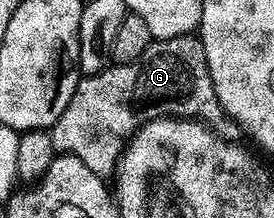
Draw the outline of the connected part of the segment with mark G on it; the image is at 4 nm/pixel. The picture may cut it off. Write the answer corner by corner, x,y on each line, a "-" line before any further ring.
193,34
154,40
135,62
113,64
93,76
81,76
75,86
75,94
71,94
71,102
67,102
67,110
63,110
63,114
59,114
59,118
53,123
53,146
58,153
79,158
79,162
83,162
83,166
87,166
87,170
91,170
96,176
109,178
114,175
127,141
144,124
170,118
196,120
223,140
237,142
243,136
239,125
225,115
211,82
211,70
207,66
205,51
200,39

